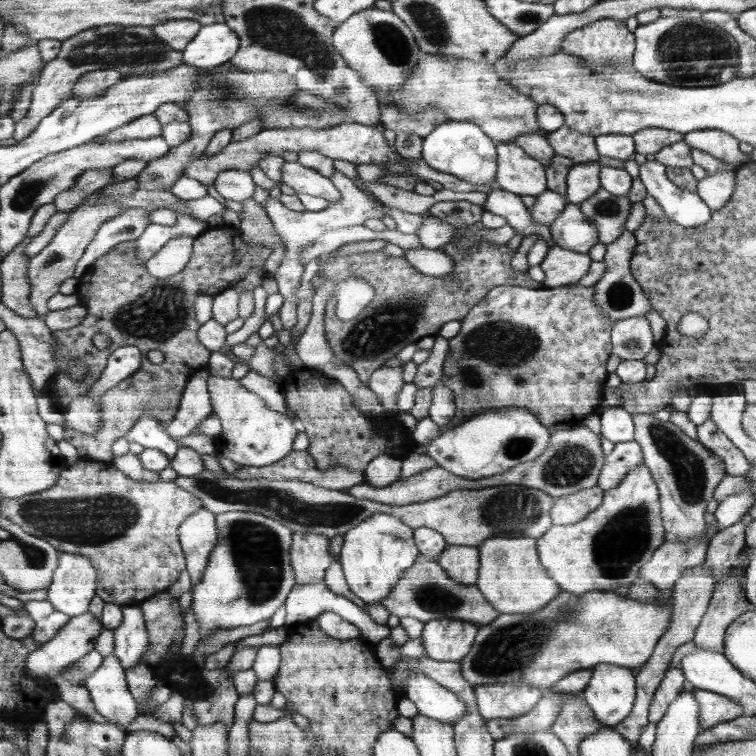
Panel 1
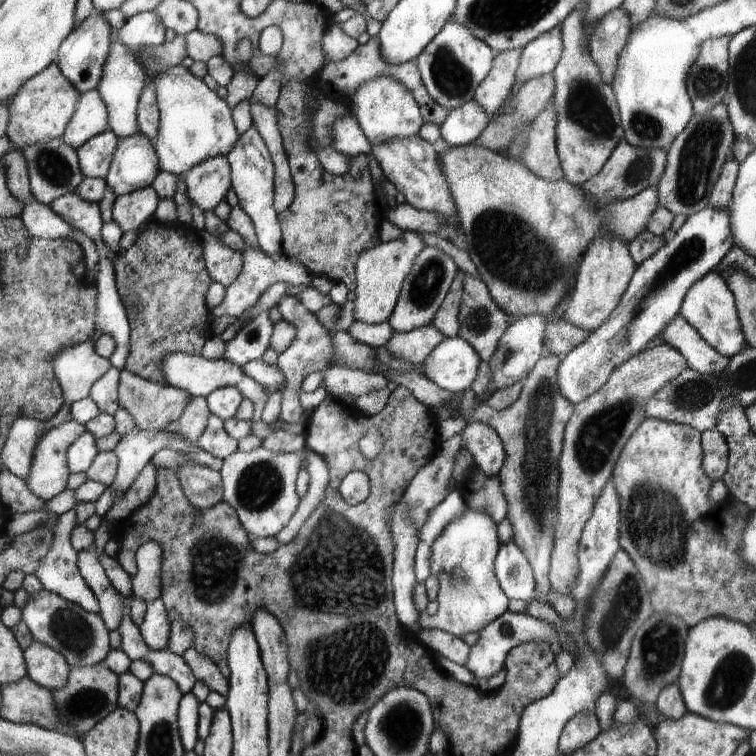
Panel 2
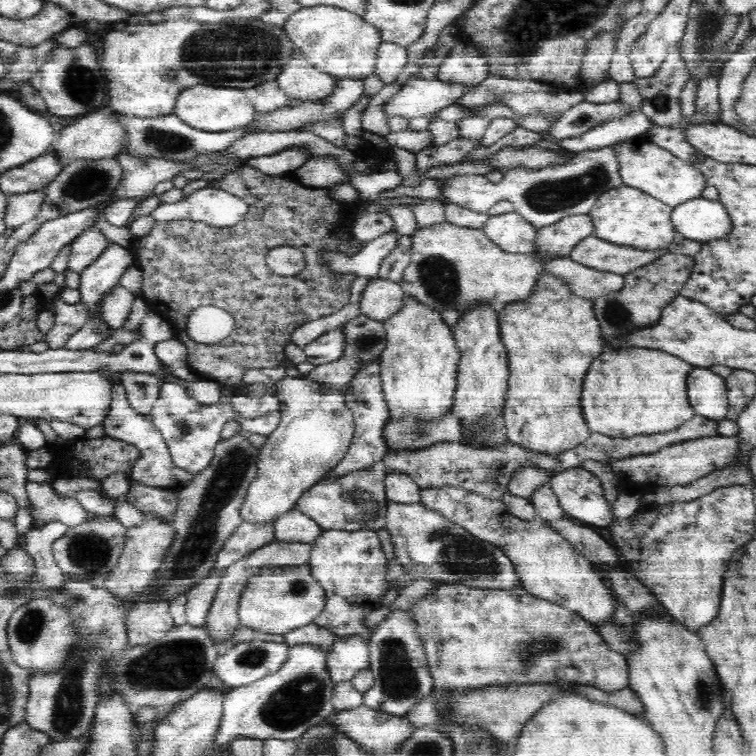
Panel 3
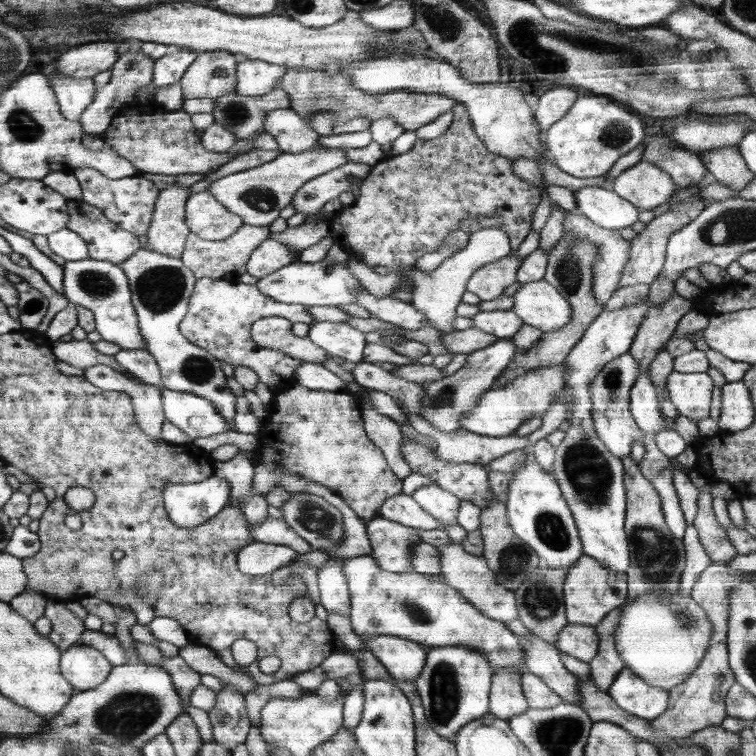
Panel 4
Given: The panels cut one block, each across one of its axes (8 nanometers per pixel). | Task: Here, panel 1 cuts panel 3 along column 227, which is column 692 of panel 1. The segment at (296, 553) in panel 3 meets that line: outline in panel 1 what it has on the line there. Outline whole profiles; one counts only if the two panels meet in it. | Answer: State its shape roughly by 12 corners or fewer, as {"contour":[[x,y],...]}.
{"contour":[[688,568],[673,588],[671,626],[640,667],[634,710],[613,726],[641,751],[656,688],[681,644],[694,638],[714,578]]}

